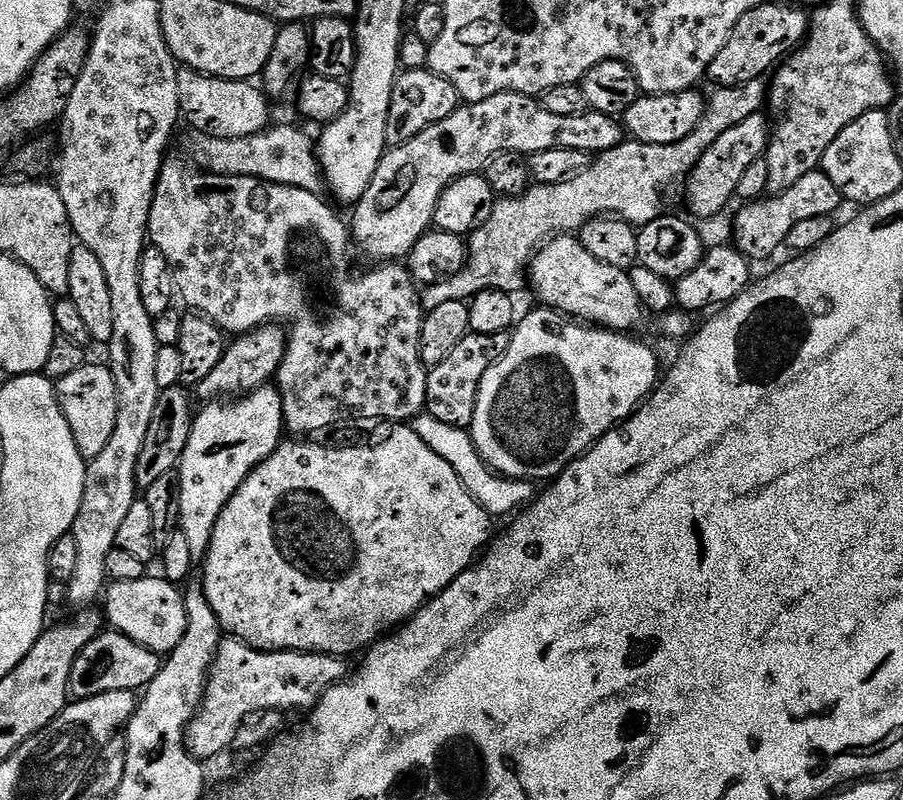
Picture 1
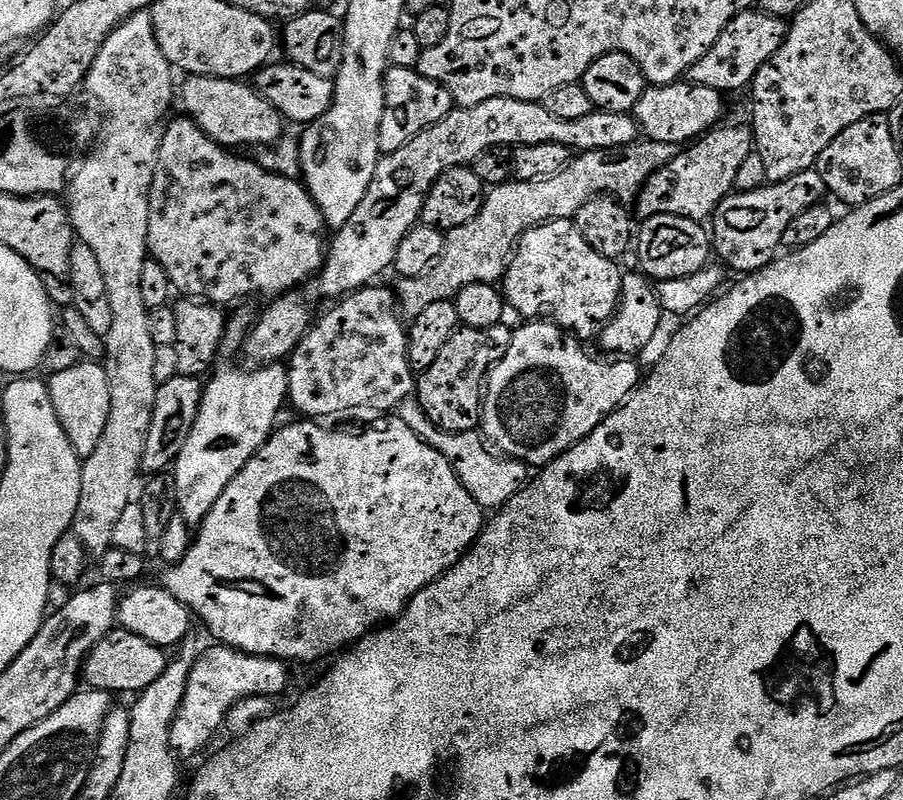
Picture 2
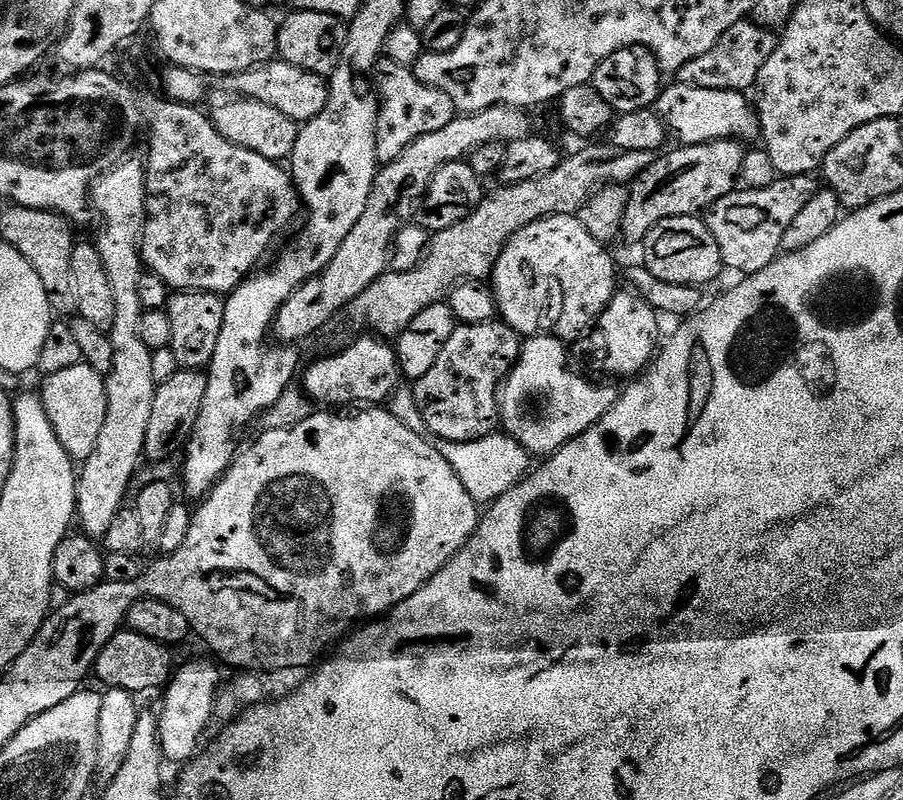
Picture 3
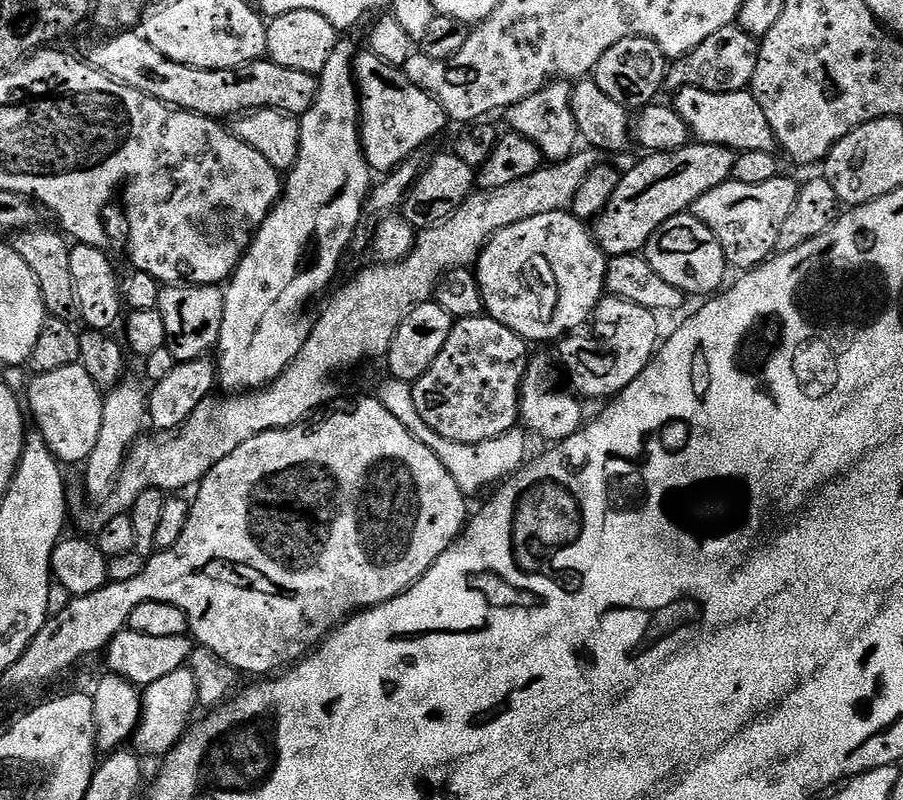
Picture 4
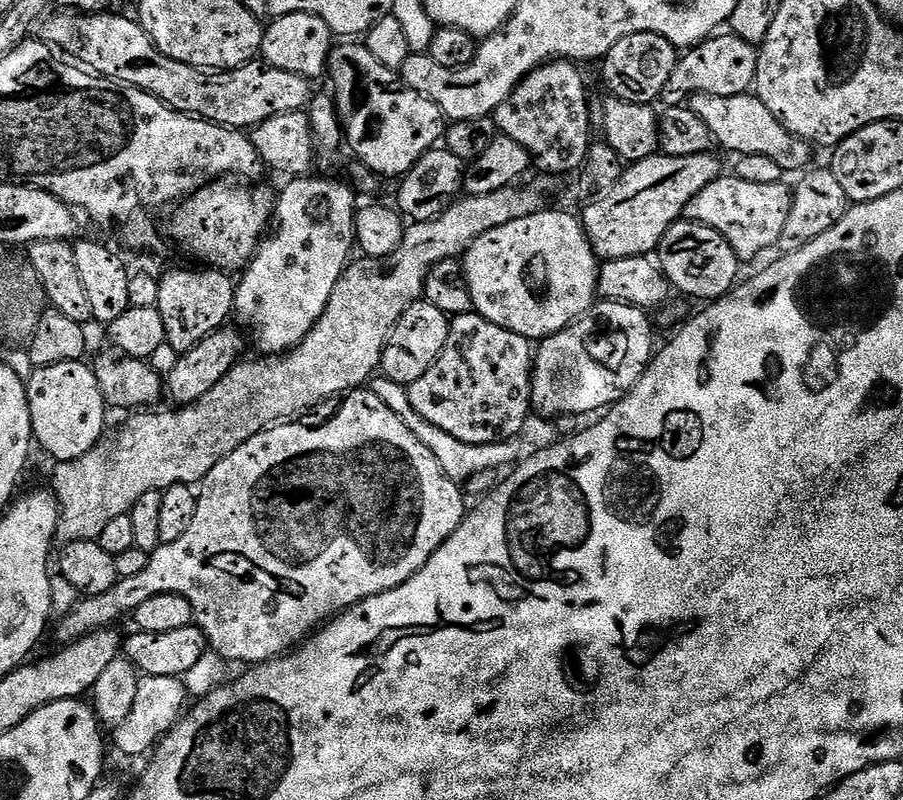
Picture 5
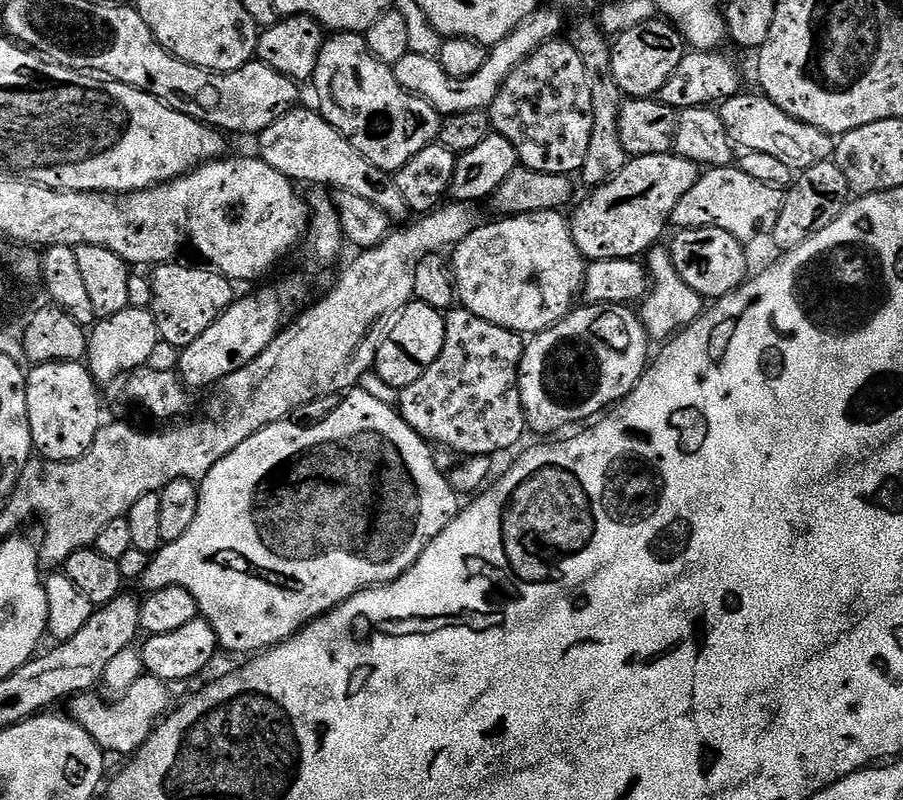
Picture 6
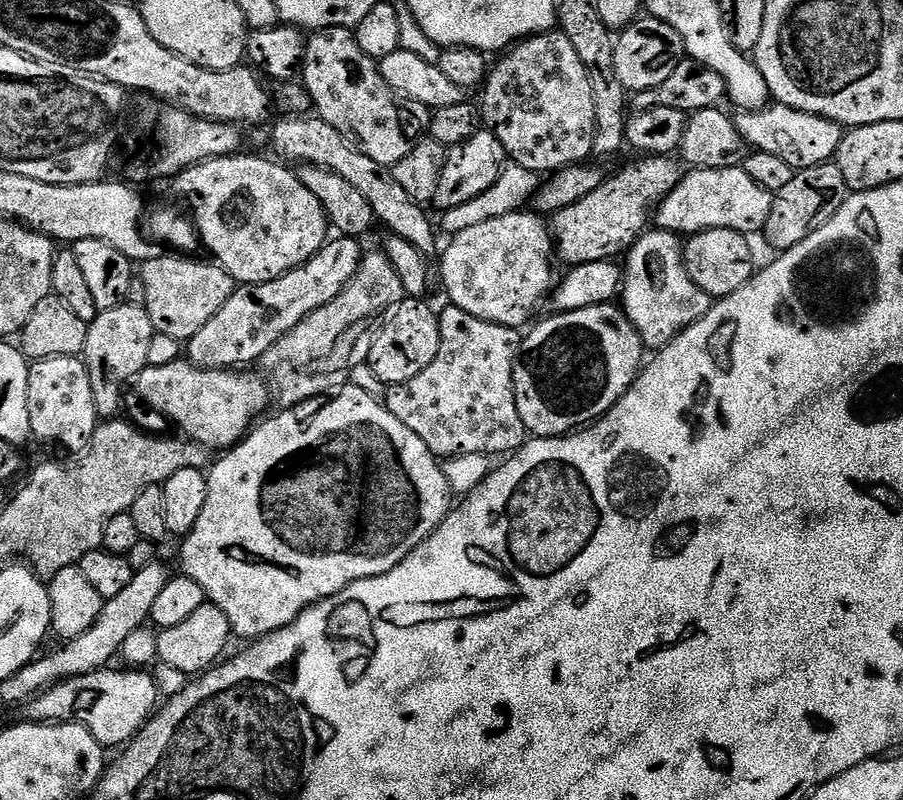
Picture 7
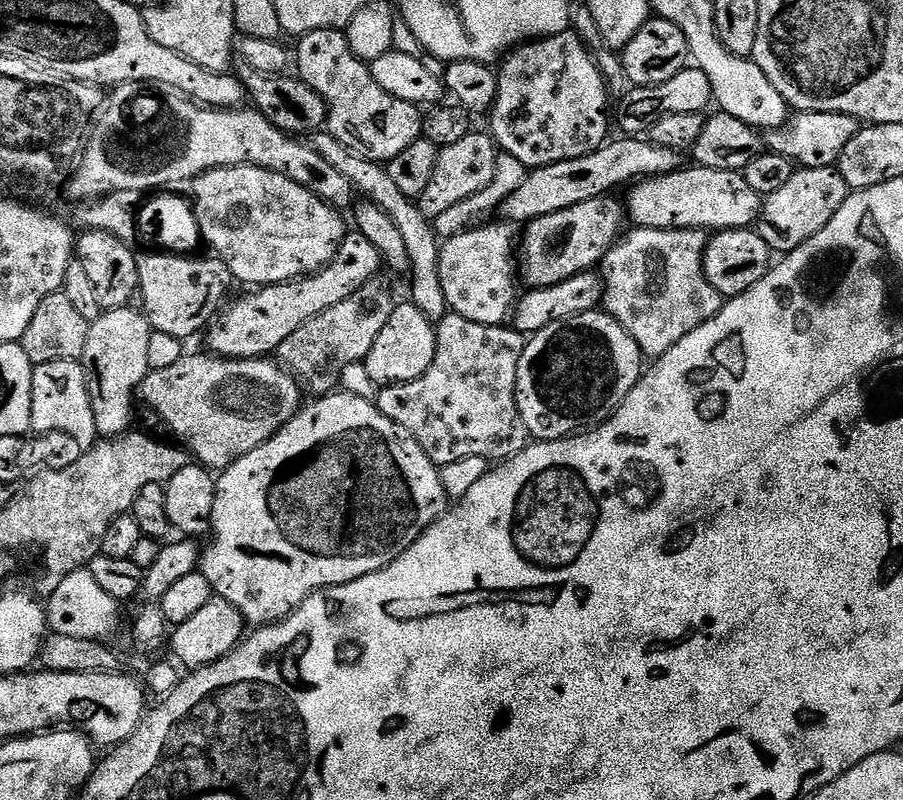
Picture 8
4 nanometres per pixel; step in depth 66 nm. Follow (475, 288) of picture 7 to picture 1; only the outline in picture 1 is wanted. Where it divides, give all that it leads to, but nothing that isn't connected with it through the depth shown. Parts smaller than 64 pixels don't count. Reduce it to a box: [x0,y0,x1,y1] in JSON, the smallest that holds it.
[530,234,646,333]

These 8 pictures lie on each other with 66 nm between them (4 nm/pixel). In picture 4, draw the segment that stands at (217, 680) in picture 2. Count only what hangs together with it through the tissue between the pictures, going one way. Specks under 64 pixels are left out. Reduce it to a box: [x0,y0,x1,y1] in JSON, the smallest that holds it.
[134,666,197,758]

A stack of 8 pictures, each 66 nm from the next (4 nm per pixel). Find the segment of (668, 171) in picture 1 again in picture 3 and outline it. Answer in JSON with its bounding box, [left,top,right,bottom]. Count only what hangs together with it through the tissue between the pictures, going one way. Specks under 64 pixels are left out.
[350,142,654,338]

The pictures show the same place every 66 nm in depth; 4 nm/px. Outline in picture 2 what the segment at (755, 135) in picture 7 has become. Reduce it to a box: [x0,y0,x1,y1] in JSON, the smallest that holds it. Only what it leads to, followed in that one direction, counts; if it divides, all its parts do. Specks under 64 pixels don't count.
[634,82,725,146]

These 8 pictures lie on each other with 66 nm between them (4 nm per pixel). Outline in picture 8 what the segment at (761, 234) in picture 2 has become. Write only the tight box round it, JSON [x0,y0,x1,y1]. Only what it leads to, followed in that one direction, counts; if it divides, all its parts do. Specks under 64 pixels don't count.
[626,166,762,230]

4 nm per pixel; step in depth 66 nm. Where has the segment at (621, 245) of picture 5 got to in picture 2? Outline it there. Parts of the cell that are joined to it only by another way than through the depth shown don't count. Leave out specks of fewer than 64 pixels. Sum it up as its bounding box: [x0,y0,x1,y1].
[634,126,754,222]

